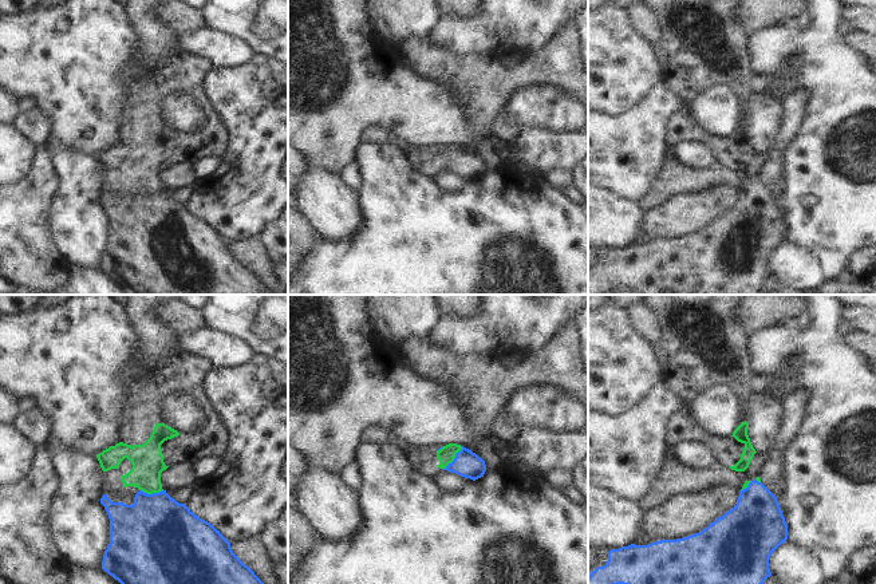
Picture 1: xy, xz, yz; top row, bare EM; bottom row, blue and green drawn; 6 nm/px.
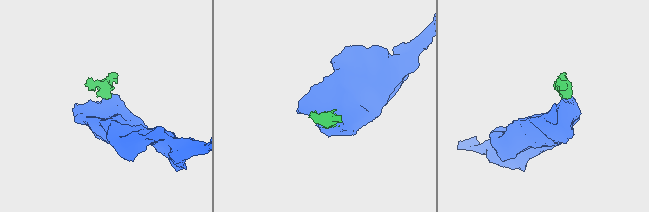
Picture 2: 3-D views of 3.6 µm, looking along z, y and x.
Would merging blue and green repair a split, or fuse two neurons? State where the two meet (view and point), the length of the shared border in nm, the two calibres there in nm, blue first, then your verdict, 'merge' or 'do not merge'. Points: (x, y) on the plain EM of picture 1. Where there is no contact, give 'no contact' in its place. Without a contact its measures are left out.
xz (454, 158) | 190 nm | 160/100 nm | merge

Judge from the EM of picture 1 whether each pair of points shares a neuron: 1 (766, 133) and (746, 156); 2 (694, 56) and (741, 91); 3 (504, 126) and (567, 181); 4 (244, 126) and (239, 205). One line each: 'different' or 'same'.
1: different
2: same
3: different
4: same

